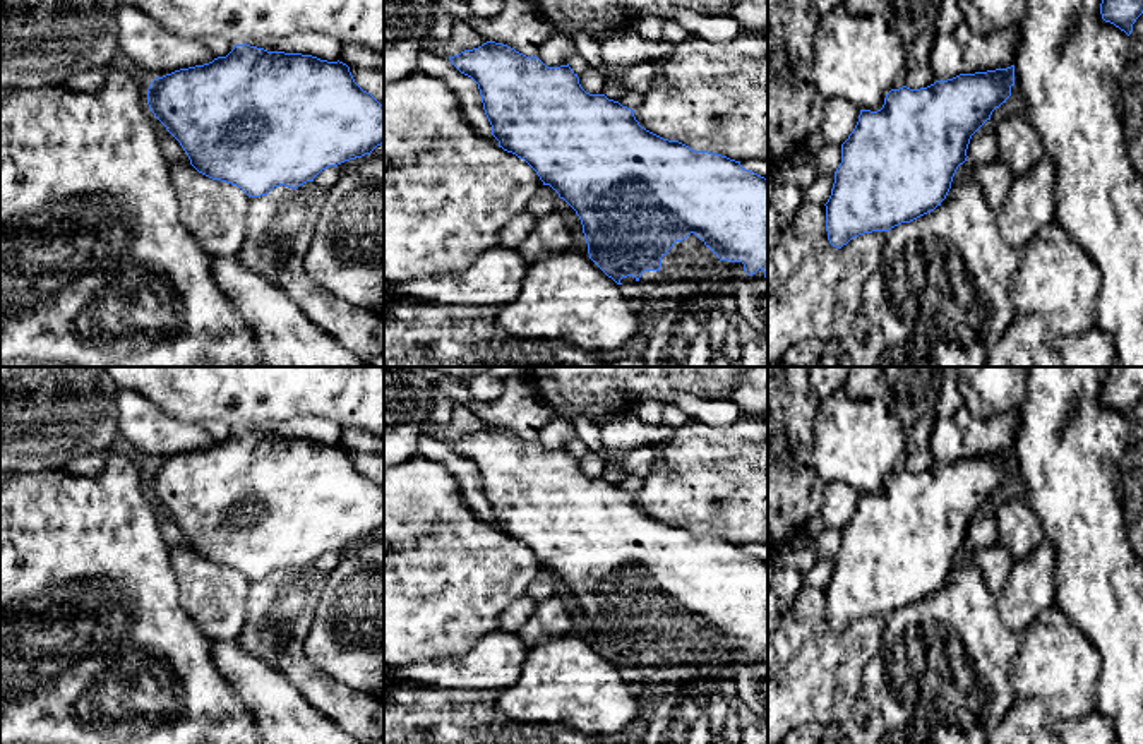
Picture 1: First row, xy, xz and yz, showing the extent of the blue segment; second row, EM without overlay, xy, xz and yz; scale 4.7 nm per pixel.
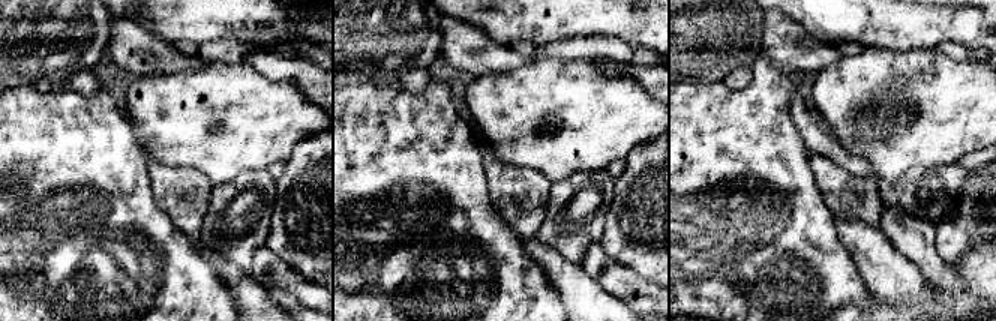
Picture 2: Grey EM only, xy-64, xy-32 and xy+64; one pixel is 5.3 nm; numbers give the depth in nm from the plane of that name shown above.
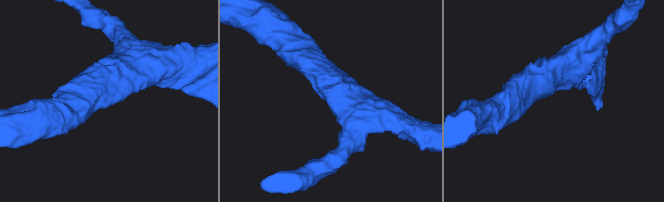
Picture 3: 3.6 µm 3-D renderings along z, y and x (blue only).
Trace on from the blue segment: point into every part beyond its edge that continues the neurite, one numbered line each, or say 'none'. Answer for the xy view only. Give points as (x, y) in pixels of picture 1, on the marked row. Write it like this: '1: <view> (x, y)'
none

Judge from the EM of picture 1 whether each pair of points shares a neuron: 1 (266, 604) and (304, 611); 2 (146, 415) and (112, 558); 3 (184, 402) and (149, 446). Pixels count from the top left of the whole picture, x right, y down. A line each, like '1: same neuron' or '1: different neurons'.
1: same neuron
2: different neurons
3: different neurons

